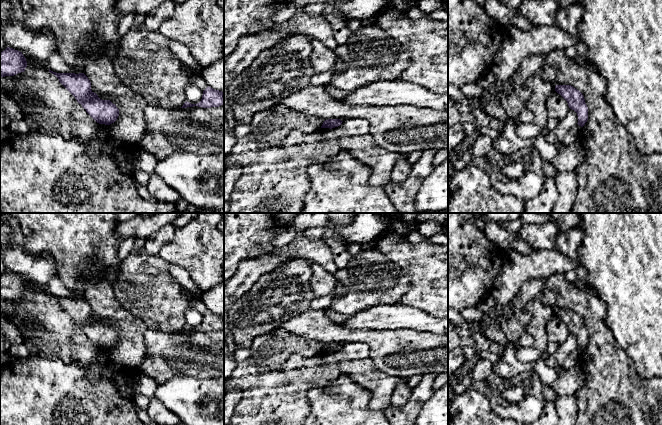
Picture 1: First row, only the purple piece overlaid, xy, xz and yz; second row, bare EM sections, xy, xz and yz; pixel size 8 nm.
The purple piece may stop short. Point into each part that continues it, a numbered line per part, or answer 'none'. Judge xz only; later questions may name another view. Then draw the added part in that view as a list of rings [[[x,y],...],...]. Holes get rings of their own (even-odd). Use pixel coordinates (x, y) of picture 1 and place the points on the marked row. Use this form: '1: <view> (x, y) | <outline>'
none

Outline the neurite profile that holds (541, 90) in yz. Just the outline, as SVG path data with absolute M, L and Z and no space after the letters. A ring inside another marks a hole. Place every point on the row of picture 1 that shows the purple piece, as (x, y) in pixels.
M543 69L537 70L532 76L524 80L524 85L532 91L527 102L527 108L534 114L534 123L546 128L548 113L546 104L548 97L555 91L555 86L542 77Z

